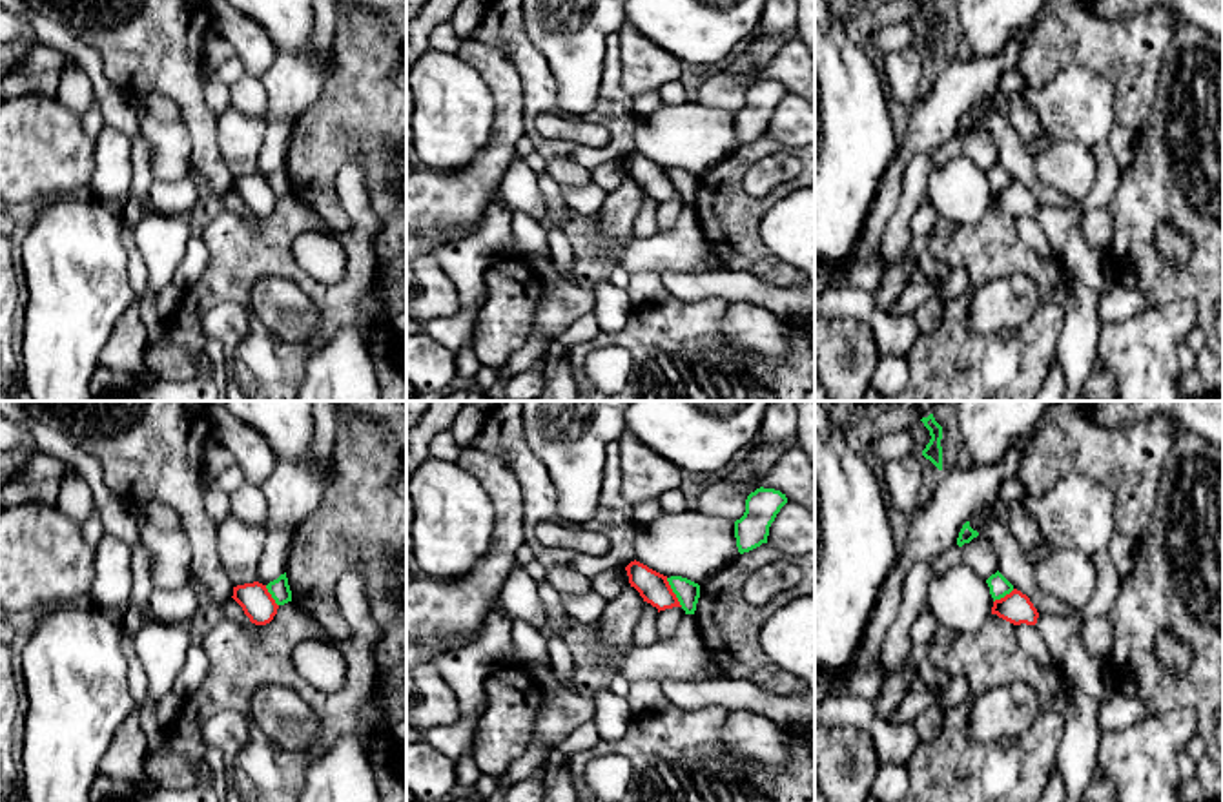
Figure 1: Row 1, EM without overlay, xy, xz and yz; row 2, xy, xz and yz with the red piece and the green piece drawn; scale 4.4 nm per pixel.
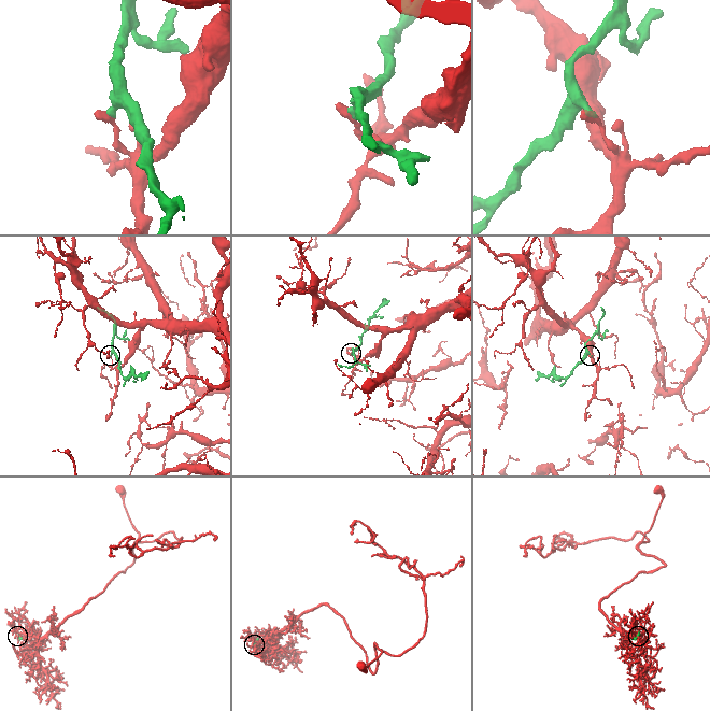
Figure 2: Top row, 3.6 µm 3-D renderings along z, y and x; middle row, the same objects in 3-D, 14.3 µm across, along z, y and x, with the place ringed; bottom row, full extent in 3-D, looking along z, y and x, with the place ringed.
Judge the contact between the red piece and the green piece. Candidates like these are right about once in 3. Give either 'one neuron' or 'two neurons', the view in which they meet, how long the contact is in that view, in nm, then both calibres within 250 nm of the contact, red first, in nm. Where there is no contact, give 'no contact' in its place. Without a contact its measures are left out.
two neurons; meets red in xz; contact 150 nm long; 140 nm thick on the red side, 110 nm on the other

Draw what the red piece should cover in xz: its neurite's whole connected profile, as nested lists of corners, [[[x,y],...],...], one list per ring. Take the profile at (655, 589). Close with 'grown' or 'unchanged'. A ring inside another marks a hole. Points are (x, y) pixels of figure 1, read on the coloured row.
[[[631,561],[627,567],[631,587],[634,587],[643,602],[651,603],[660,611],[682,607],[676,594],[673,592],[667,576],[649,569],[640,561]]] | unchanged

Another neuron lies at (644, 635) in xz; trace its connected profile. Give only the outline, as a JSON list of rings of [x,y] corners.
[[[643,602],[642,614],[632,631],[634,647],[649,647],[658,642],[656,618],[658,609]]]

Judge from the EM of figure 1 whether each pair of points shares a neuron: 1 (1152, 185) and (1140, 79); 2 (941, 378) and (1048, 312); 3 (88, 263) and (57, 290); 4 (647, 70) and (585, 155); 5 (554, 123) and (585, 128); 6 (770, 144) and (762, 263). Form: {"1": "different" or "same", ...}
{"1": "different", "2": "same", "3": "same", "4": "different", "5": "same", "6": "same"}

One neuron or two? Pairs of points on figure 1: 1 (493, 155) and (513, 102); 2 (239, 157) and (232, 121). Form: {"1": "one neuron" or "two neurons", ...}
{"1": "one neuron", "2": "one neuron"}

